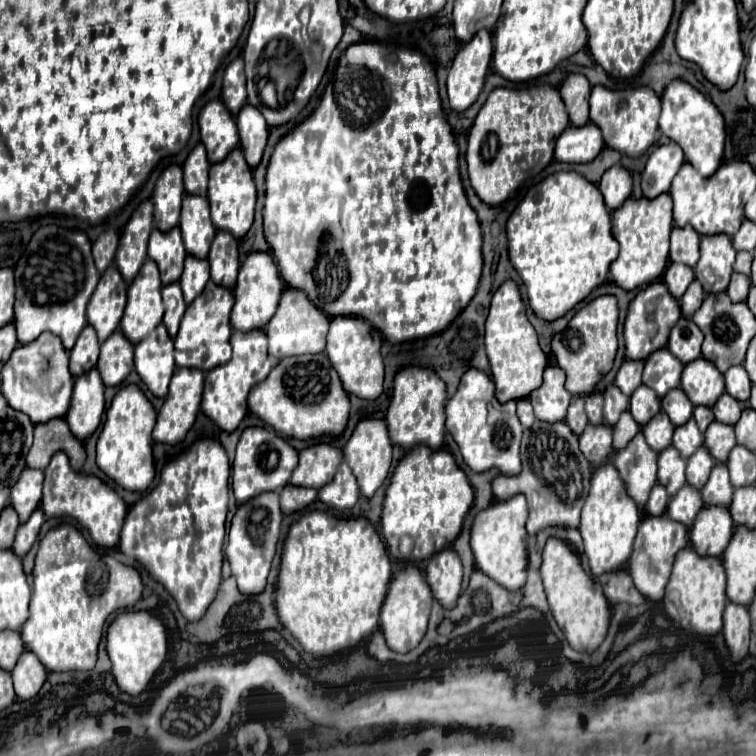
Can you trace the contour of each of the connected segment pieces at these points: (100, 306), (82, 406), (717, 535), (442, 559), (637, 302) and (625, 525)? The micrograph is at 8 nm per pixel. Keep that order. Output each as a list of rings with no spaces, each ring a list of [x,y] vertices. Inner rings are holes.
[[[112,264],[102,276],[88,302],[88,324],[96,330],[98,340],[104,342],[120,324],[126,308],[128,284],[120,276],[118,268]]]
[[[94,368],[74,382],[72,404],[66,414],[68,426],[78,440],[86,440],[98,426],[104,414],[104,384],[100,372]]]
[[[702,508],[690,528],[690,544],[700,556],[722,556],[734,534],[734,522],[726,508]]]
[[[442,550],[428,560],[426,580],[432,588],[434,598],[444,608],[454,608],[458,604],[462,588],[462,562],[454,550]]]
[[[652,282],[648,288],[636,294],[636,298],[630,302],[628,316],[624,322],[624,342],[626,342],[626,358],[630,360],[646,360],[656,348],[664,348],[668,342],[668,332],[672,330],[672,324],[682,316],[680,306],[676,298],[668,292],[668,288],[662,282]]]
[[[604,464],[594,470],[592,486],[582,508],[580,534],[584,538],[584,554],[588,556],[594,576],[604,572],[622,570],[632,554],[632,544],[640,524],[640,510],[636,502],[626,494],[624,482],[612,464]]]

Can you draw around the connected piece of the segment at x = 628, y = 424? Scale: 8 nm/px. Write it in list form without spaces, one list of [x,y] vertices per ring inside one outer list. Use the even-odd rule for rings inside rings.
[[[624,412],[618,420],[618,424],[614,426],[614,448],[616,450],[624,448],[624,444],[628,444],[628,440],[632,440],[632,436],[636,436],[636,432],[640,432],[640,426],[634,422],[630,412]]]

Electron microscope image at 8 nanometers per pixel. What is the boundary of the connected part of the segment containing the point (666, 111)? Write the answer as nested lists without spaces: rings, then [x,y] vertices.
[[[672,80],[664,94],[662,94],[662,114],[660,114],[660,130],[680,148],[684,150],[686,160],[704,176],[712,176],[724,158],[724,142],[726,142],[726,130],[724,130],[724,116],[718,112],[718,108],[698,90],[694,90],[690,84],[682,80]]]

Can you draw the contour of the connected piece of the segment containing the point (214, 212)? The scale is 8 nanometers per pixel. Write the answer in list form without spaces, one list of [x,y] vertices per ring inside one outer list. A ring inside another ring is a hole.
[[[240,148],[232,150],[224,162],[212,164],[209,170],[208,202],[210,202],[210,216],[218,230],[230,232],[236,238],[242,238],[252,222],[254,222],[254,206],[256,206],[256,186],[252,180],[252,172],[244,160]]]

